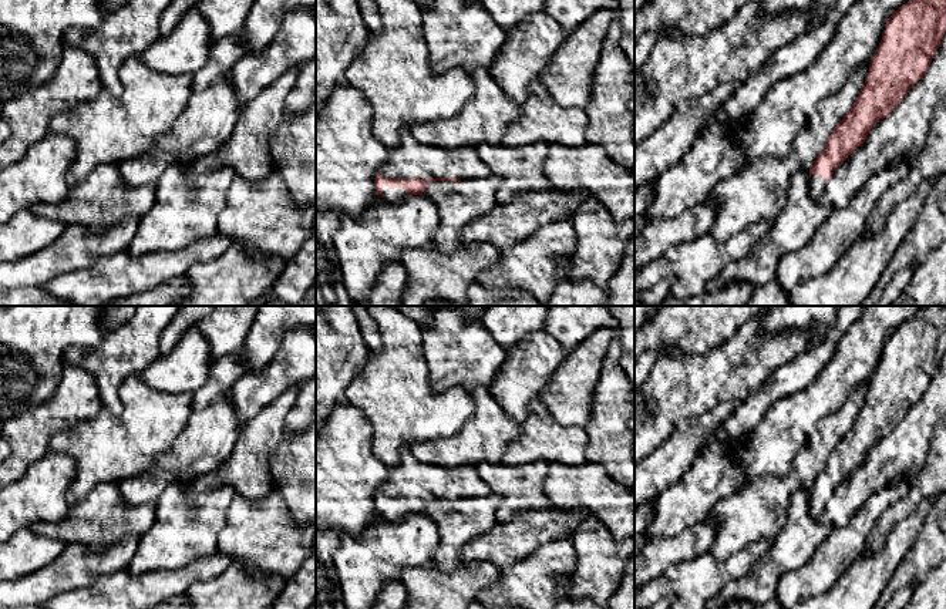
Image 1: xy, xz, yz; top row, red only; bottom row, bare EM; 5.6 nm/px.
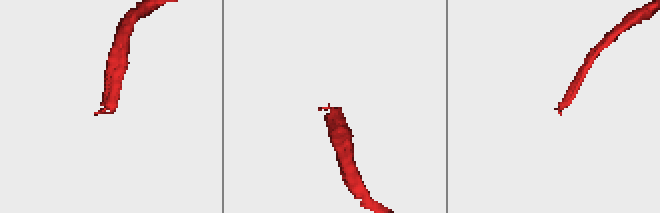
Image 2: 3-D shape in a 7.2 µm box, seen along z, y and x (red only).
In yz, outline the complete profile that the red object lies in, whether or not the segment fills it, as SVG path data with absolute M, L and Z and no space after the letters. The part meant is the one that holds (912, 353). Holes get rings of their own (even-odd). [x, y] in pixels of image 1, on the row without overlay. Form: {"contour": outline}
{"contour": "M923 306L886 340L882 359L871 377L865 403L846 434L836 443L824 470L809 488L809 509L819 518L835 488L861 465L871 447L888 435L908 410L926 393L946 351L946 306Z"}

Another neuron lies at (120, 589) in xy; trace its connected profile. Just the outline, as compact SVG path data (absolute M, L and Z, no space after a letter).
M216 549L184 568L155 569L132 576L128 568L108 573L88 588L68 591L44 603L46 609L154 609L185 595L198 581L220 575L232 563Z

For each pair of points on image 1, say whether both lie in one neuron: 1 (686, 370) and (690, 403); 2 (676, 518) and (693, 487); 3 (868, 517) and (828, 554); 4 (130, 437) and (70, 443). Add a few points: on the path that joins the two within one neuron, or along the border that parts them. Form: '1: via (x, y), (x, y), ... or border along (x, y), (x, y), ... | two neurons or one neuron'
1: via (686, 379), (690, 394) | one neuron
2: via (677, 511), (693, 494) | one neuron
3: via (858, 527), (838, 547) | one neuron
4: via (115, 443), (84, 443) | one neuron

